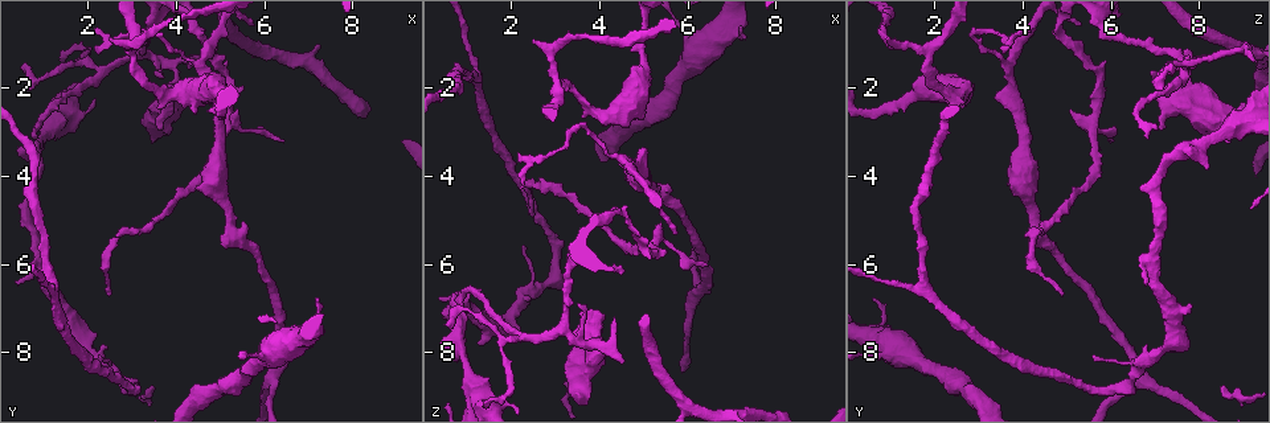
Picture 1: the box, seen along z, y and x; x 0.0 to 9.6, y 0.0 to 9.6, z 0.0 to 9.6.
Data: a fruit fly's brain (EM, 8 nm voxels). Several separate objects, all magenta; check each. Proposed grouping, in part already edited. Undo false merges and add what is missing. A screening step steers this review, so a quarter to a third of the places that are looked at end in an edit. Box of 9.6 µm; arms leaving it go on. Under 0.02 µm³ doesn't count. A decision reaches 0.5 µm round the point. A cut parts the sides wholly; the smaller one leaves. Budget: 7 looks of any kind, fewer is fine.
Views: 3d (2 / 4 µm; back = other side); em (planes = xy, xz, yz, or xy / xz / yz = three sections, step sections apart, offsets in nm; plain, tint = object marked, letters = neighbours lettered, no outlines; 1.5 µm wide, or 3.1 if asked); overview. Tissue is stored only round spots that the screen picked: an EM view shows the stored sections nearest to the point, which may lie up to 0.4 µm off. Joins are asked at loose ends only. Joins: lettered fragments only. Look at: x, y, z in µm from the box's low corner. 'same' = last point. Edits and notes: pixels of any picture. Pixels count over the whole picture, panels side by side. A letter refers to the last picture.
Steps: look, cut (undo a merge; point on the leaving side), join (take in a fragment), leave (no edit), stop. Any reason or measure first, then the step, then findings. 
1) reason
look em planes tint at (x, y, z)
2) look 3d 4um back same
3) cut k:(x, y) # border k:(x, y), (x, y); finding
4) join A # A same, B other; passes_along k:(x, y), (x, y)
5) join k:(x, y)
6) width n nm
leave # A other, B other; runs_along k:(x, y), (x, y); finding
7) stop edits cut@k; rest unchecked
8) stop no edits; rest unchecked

sharp bend
look 3d 2um at (3.60, 0.80, 2.85)

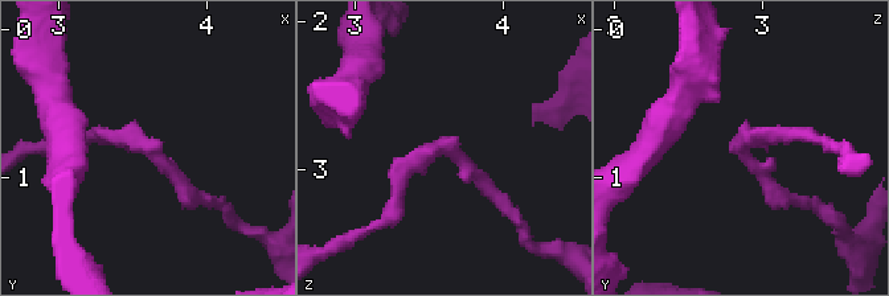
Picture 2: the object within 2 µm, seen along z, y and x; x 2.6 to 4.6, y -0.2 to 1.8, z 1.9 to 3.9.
need the tissue
look em planes letters at (3.56, 0.80, 2.86)

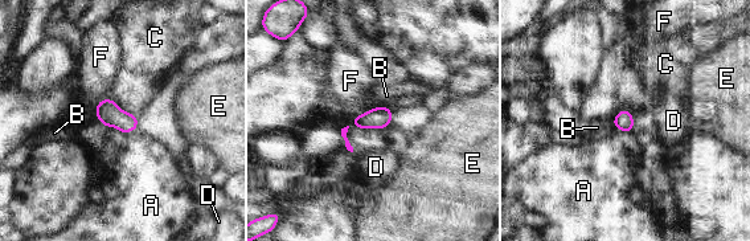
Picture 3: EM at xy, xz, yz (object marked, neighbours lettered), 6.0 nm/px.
leave # A other, B other, C other, D other, E other, F other; border 3:(378, 106), (355, 115); continuous, no second neuron

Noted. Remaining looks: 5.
branch stops here
look em xy step 4 tint at (7.20, 6.75, 0.60)

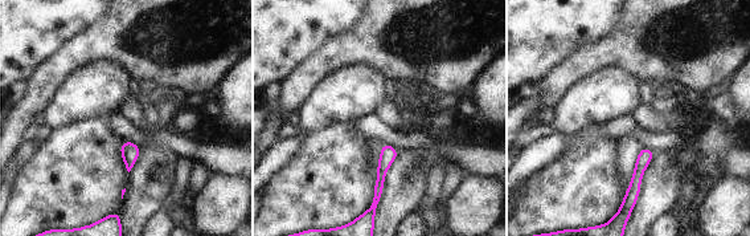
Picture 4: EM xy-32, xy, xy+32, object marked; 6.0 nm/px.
cut it another way
look em planes letters same

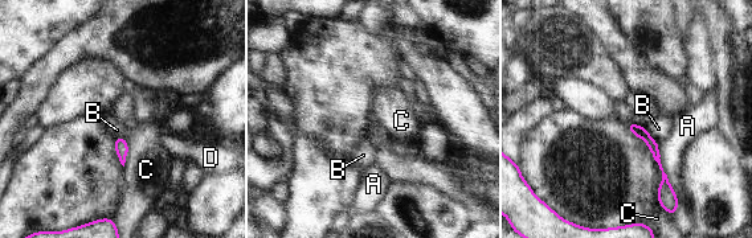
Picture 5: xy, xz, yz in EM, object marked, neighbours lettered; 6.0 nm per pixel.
leave # A other, B other, C other, D other; none of them fits

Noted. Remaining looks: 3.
long arm stops here
look em planes letters at (2.55, 6.65, 4.90)

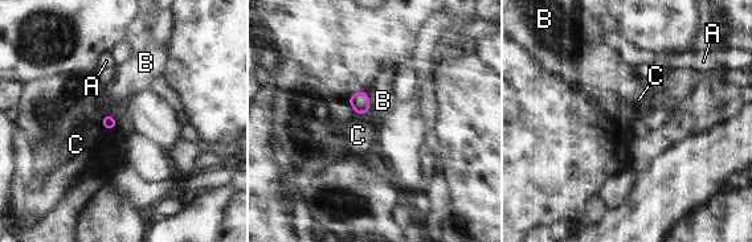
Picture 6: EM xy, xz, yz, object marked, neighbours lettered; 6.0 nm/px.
leave # A other, B other, C other; border 6:(368, 91), (368, 111), (360, 117); no lettered fragment goes on from it

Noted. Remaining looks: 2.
stop no edits; rest unchecked

